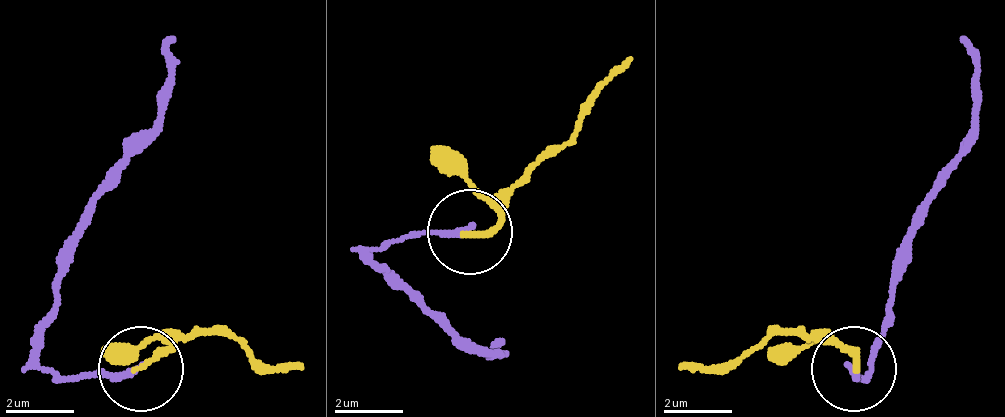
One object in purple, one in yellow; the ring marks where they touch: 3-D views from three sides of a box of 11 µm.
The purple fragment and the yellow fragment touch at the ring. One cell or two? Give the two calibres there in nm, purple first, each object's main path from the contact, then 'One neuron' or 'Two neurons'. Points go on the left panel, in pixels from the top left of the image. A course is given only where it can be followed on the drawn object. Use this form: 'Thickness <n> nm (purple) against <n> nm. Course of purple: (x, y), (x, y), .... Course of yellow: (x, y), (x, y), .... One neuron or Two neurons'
Thickness 200 nm (purple) against 200 nm. Course of purple: (139, 366), (62, 374), (36, 357), (36, 332), (53, 306), (62, 238), (164, 102), (164, 51), (173, 34). Course of yellow: (139, 366), (173, 349), (224, 332), (258, 366), (300, 366). Two neurons

